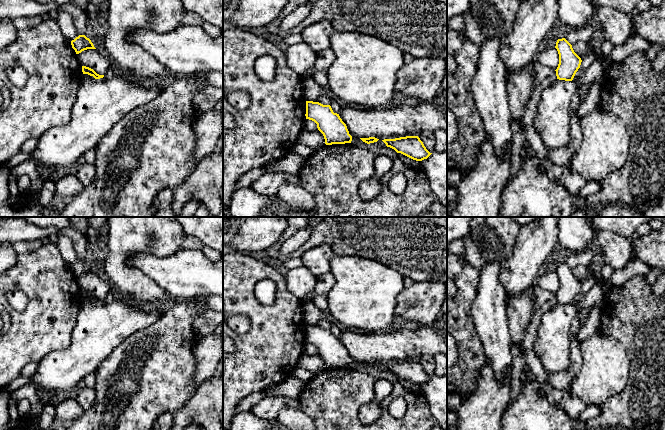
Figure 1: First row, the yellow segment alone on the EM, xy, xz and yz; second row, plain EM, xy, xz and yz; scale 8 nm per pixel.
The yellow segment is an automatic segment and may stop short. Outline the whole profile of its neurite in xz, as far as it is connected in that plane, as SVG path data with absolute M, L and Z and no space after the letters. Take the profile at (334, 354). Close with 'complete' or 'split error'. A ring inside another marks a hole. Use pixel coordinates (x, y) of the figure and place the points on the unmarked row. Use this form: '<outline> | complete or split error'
M306 325L306 343L317 348L318 354L323 358L326 369L351 367L346 348L339 338L334 337L330 329L319 326Z | complete

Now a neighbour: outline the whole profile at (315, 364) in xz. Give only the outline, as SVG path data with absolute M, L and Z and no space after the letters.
M319 354L314 356L302 355L297 363L297 366L310 371L313 374L318 374L325 369L324 360Z

